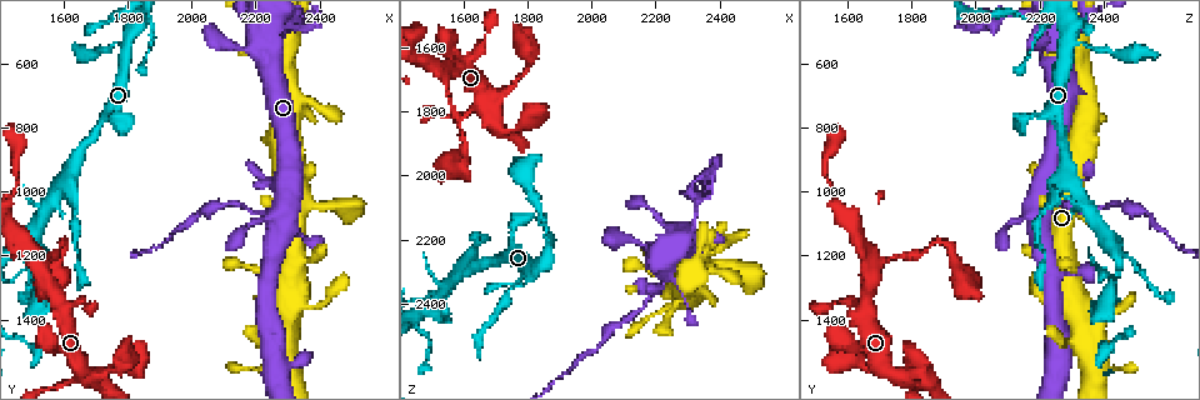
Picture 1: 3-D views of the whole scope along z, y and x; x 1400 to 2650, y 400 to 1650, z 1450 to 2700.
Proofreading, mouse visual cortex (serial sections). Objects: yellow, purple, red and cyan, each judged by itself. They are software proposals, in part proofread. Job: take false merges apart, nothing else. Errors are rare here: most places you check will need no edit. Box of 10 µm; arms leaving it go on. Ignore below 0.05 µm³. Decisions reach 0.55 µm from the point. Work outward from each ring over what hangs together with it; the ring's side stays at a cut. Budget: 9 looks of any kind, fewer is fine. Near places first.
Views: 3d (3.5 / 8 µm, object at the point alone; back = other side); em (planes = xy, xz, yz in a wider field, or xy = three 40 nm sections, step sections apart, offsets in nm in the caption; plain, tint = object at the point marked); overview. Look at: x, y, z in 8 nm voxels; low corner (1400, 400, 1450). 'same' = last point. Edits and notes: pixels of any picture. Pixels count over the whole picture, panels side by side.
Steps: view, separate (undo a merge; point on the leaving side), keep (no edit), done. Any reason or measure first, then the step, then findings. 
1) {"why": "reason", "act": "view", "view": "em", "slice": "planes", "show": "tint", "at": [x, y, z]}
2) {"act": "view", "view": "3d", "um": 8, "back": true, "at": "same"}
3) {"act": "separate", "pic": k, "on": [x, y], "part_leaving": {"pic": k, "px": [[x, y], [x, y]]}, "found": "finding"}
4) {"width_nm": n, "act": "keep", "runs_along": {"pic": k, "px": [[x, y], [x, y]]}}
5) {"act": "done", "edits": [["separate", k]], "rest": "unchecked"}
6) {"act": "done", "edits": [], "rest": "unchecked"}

{"why": "three-way junction", "act": "view", "view": "3d", "um": 3.5, "at": [1790, 540, 2290]}

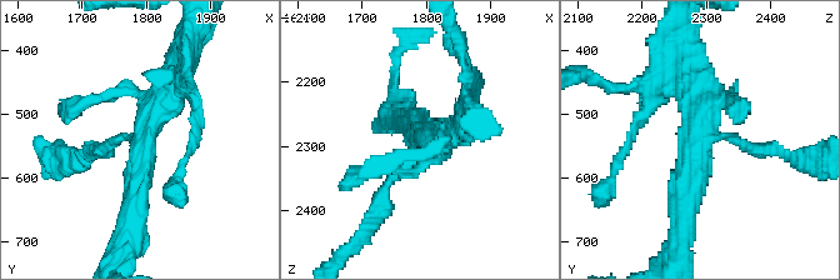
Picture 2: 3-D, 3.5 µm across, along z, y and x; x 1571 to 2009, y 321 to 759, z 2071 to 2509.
{"why": "shape alone is not enough", "act": "view", "view": "em", "slice": "xy", "step": 5, "show": "tint", "at": [1795, 540, 2290]}

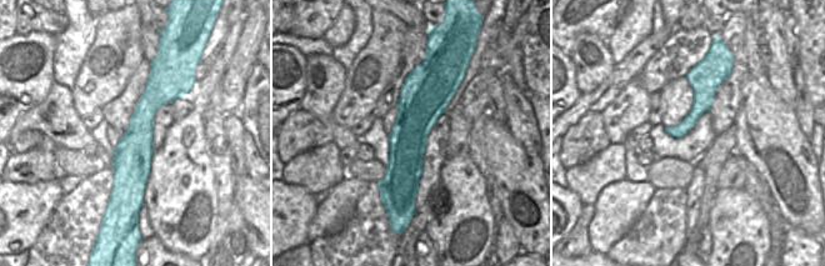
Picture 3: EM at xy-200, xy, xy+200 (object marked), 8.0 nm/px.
{"act": "keep", "found": "continuous, no second cell"}

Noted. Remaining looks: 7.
{"why": "sharp bend", "act": "view", "view": "3d", "um": 3.5, "at": [2190, 550, 2250]}

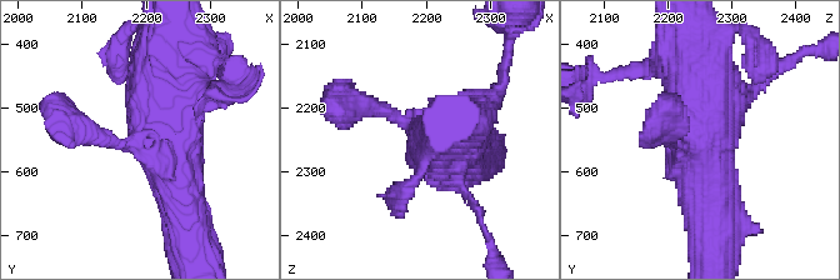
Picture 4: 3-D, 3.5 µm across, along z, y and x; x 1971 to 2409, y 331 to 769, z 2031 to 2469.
{"act": "view", "view": "em", "slice": "xy", "step": 1, "show": "tint", "at": [2200, 550, 2240]}

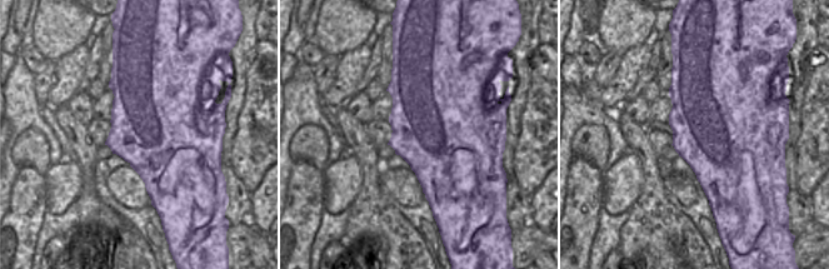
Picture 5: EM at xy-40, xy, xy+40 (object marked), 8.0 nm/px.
{"act": "keep", "runs_along": {"pic": 4, "px": [[714, 214], [714, 99], [691, 65]]}, "found": "all the same cell"}

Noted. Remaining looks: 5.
{"act": "view", "view": "3d", "um": 3.5, "at": [1610, 1170, 1910]}

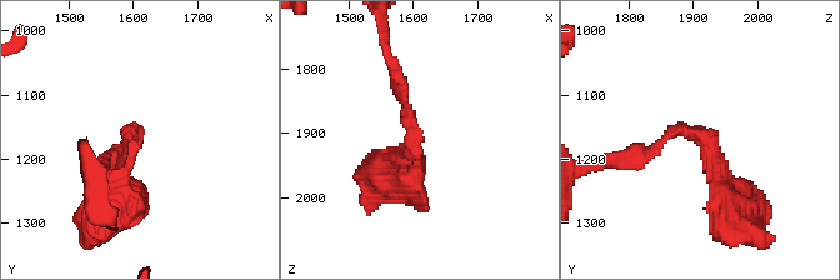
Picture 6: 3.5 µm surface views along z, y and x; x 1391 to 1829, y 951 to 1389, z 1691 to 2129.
{"arm_widths_nm": [150, 300], "why": "need the tissue", "act": "view", "view": "em", "slice": "xy", "step": 5, "show": "tint", "at": [1600, 1160, 1910]}

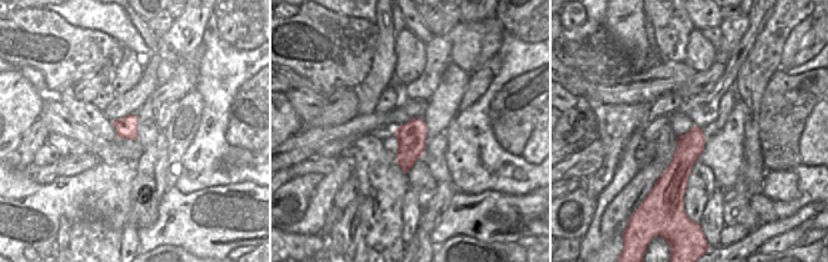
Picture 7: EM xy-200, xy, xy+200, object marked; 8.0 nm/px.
{"act": "keep", "found": "all the same cell"}

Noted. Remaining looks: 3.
{"why": "thin neck", "act": "view", "view": "3d", "um": 3.5, "at": [1750, 1540, 1850]}

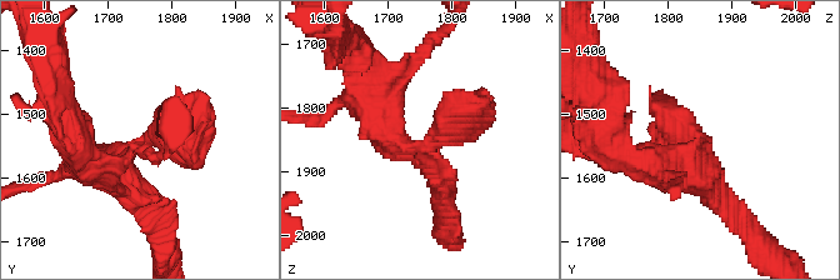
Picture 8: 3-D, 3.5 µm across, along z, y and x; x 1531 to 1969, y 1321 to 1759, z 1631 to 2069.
{"arms": 3, "arm_widths_nm": [300, 400, 450], "act": "view", "view": "em", "slice": "xy", "step": 3, "show": "tint", "at": [1750, 1545, 1860]}

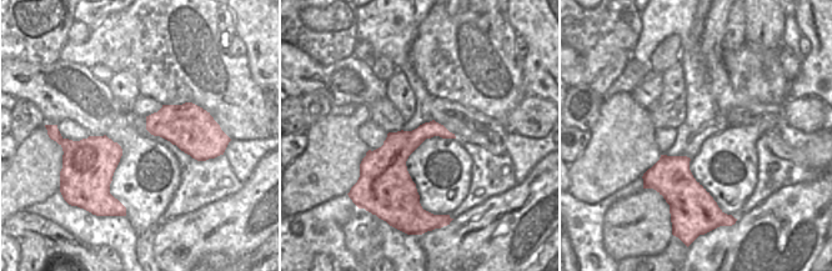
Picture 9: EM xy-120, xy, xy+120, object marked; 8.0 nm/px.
{"act": "view", "view": "em", "slice": "planes", "show": "tint", "at": "same"}

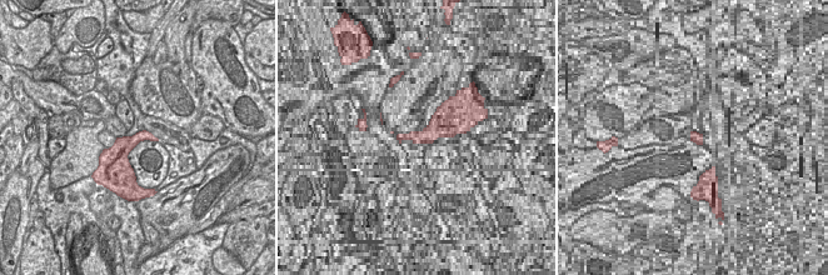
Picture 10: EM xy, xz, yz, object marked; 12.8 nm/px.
{"act": "keep", "runs_along": {"pic": 8, "px": [[94, 164], [175, 134], [179, 103]]}, "found": "continuous, no second cell"}

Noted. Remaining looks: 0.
{"act": "done", "edits": [], "rest": "unchecked"}

